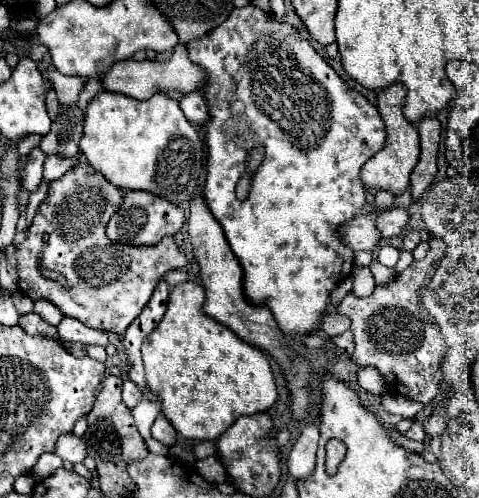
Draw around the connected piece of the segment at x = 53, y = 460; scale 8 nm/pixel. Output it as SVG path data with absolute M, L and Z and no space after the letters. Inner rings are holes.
M52 452L42 454L38 458L38 464L32 468L32 476L36 478L36 482L40 482L40 480L52 476L60 466L62 466L62 460L56 454L52 454Z

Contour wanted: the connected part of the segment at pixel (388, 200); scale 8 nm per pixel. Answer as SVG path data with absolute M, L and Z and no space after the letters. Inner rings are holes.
M378 190L376 192L376 206L378 206L378 210L386 210L388 206L392 206L394 198L396 196L390 190Z

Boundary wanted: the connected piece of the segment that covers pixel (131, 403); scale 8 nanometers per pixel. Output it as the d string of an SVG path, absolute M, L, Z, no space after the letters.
M124 378L124 386L122 386L122 400L128 408L134 408L140 400L142 400L142 392L138 388L136 382L132 382L130 378Z

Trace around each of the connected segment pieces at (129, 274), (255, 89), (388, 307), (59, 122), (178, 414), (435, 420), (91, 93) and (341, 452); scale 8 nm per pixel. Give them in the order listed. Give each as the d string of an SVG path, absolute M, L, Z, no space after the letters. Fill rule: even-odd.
M86 162L76 164L60 180L50 182L48 194L28 228L28 238L16 250L20 290L32 300L50 300L64 316L76 318L90 328L124 334L148 304L158 280L168 270L184 268L188 258L178 250L172 236L150 248L130 248L106 240L106 220L110 220L120 200L120 188ZM42 268L56 272L60 280L46 278Z
M248 4L244 8L234 8L230 12L230 16L228 16L226 22L222 22L218 28L214 28L214 32L209 32L205 36L202 36L202 39L190 40L186 48L188 58L206 72L206 84L200 90L202 96L206 98L208 110L210 110L210 118L204 124L206 144L208 144L208 174L206 174L206 184L204 184L204 200L206 200L212 216L220 222L220 226L222 226L222 230L226 234L226 240L228 240L232 252L236 254L236 258L240 260L240 264L244 268L244 294L254 304L266 304L272 310L274 320L278 322L278 326L286 334L308 334L312 330L318 330L320 328L320 316L326 312L326 302L330 298L330 290L340 280L344 280L346 276L350 276L352 268L354 268L354 252L350 252L340 242L338 228L342 224L350 222L354 216L358 216L360 208L364 206L364 184L360 182L360 168L362 168L362 164L368 158L372 158L384 146L384 138L386 138L384 122L382 122L376 106L372 106L360 92L352 90L330 68L328 62L300 34L300 30L296 30L288 22L278 22L272 14L264 12L262 8L258 8L254 4ZM256 146L264 146L264 158L262 158L258 170L252 174L252 184L250 184L248 198L246 200L238 200L234 188L236 188L238 180L248 172L248 156L250 156L252 148L256 148Z
M432 236L428 244L430 250L426 258L414 260L392 282L378 284L366 298L356 298L352 292L348 292L336 306L336 314L352 320L350 330L354 334L356 348L350 354L350 360L356 366L376 368L390 388L408 388L390 392L402 394L422 404L430 404L440 392L440 360L444 356L444 340L438 332L438 324L434 324L434 318L426 312L426 308L422 308L422 290L430 282L434 264L438 264L446 246L436 236Z
M78 106L60 108L58 118L52 122L52 130L42 138L40 148L46 154L74 158L80 154L78 142L82 138L82 112Z
M192 280L174 286L170 290L164 318L142 344L146 384L154 394L158 394L162 412L172 422L176 432L188 440L214 440L228 426L232 426L236 418L268 410L278 396L268 358L258 348L242 342L230 328L206 316L202 312L204 298L204 288Z
M432 414L432 416L428 416L428 418L424 420L424 430L426 430L426 434L428 434L430 438L442 436L444 428L446 428L446 422L444 422L442 416L434 416L434 414Z
M98 76L98 78L90 78L90 80L86 80L86 86L84 86L82 96L80 96L80 102L78 102L78 106L80 106L80 110L82 110L83 113L86 113L88 102L90 102L98 92L102 92L100 76Z
M331 440L330 445L326 445L326 470L328 474L334 475L337 472L340 462L346 454L345 445L337 440Z

